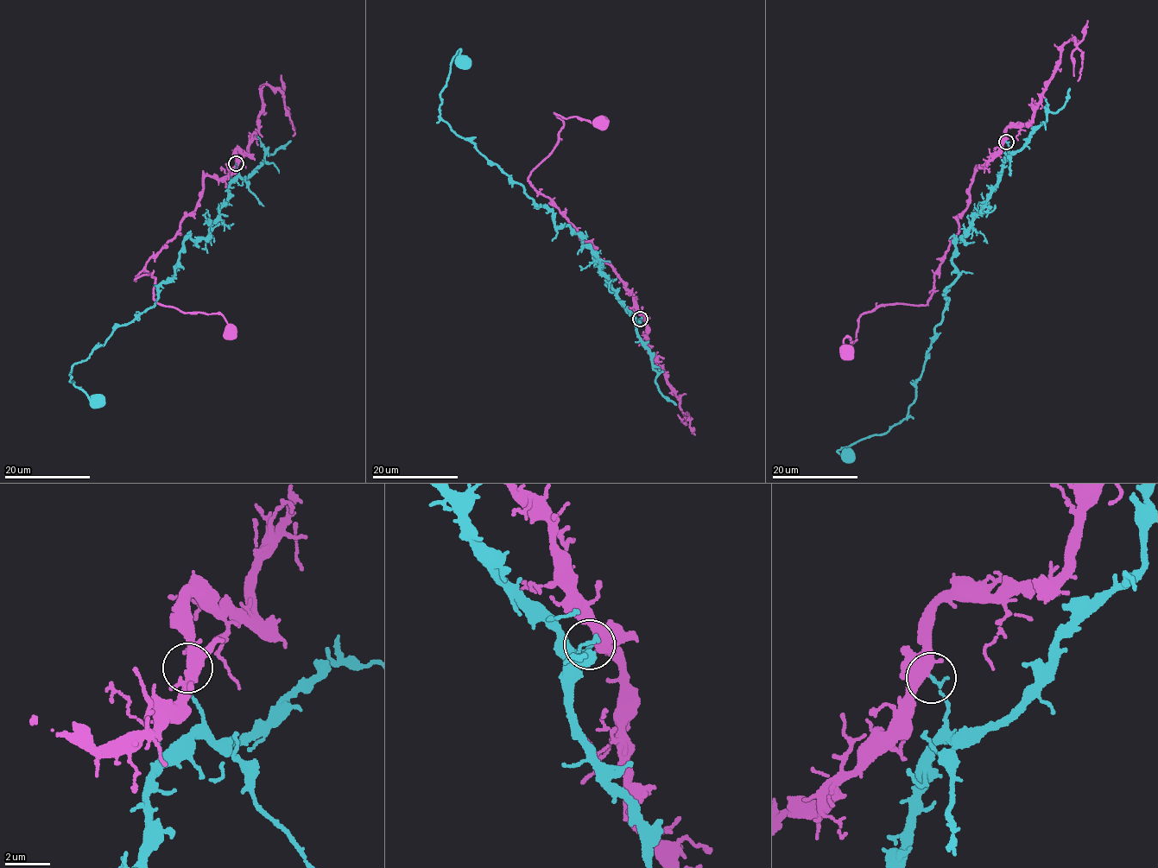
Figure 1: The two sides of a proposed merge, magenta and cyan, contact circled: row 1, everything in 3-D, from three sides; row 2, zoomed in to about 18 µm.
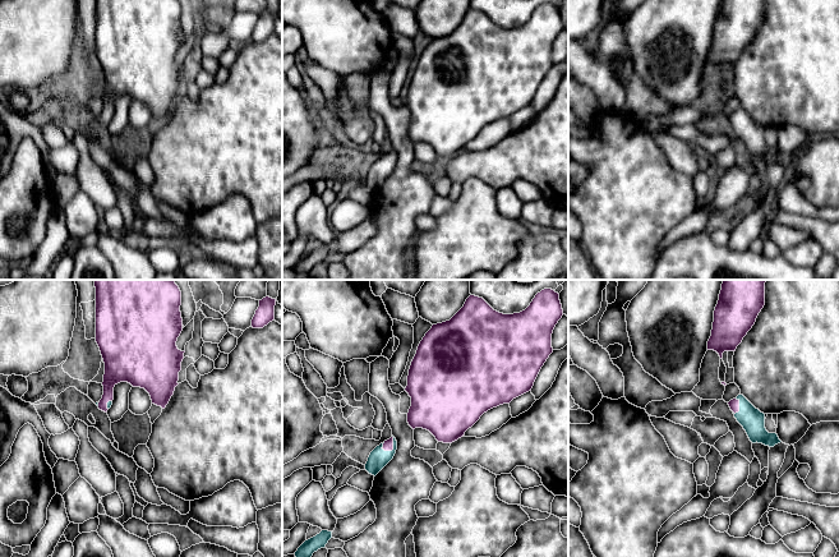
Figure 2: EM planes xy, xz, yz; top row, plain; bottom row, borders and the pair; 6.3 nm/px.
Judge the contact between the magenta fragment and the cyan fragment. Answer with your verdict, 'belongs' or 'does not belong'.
does not belong

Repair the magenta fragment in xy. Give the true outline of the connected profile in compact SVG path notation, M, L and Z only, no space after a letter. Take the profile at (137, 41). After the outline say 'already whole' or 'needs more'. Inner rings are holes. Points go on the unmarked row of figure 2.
M94 0L96 1L96 56L103 77L103 109L98 123L107 126L107 116L114 114L114 101L128 96L144 102L152 118L166 121L175 101L184 65L176 60L183 45L179 0Z; already whole

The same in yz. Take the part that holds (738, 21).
M722 0L714 24L711 50L707 64L714 64L723 72L724 65L736 65L743 51L752 42L765 19L765 0Z; already whole

